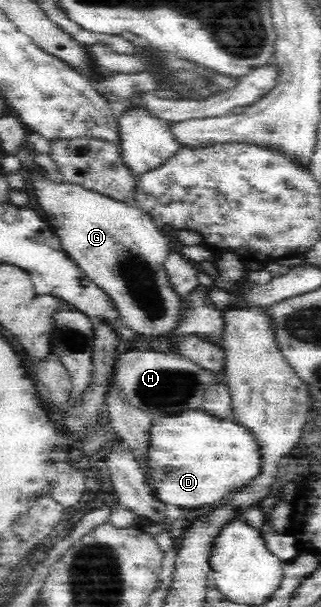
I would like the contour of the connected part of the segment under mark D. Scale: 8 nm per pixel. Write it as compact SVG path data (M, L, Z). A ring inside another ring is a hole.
M200 409L150 420L142 454L133 456L133 450L128 448L128 451L140 467L144 485L148 485L154 499L181 509L218 503L238 486L252 481L260 470L258 447L252 435L234 421L210 417Z

